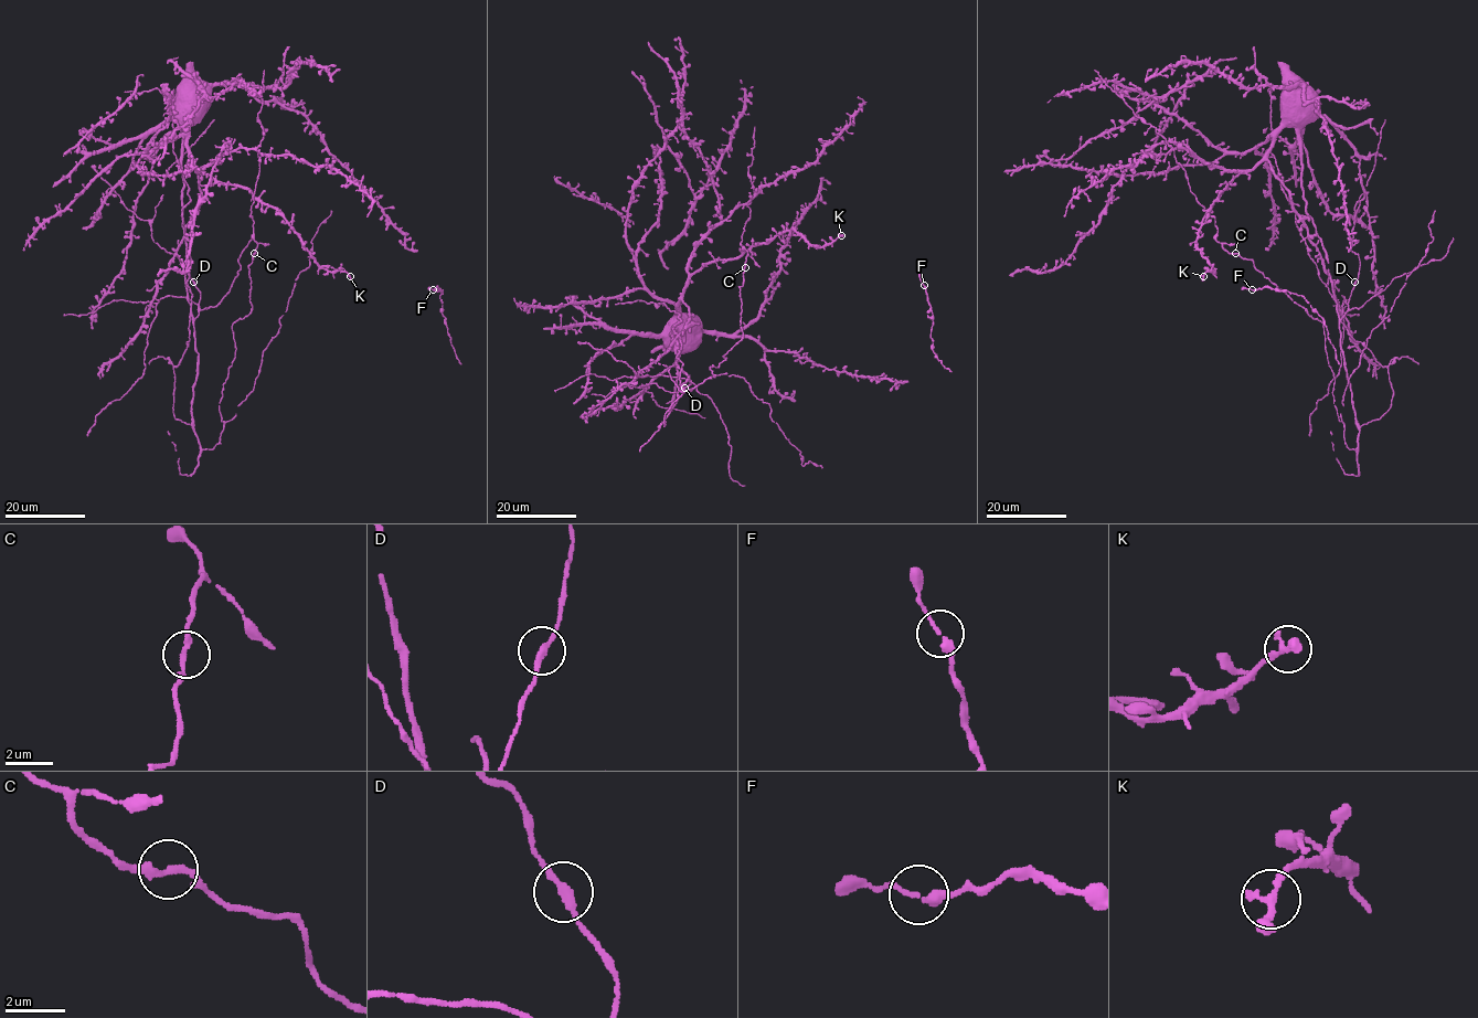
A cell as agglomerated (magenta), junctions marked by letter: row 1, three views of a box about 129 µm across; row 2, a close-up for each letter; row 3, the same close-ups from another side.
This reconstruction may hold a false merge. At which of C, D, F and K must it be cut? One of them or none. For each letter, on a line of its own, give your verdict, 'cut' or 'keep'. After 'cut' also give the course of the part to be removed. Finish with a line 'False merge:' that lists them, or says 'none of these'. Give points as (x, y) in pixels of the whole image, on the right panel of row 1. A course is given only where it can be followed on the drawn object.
C: keep
D: keep
F: keep
K: keep
False merge: none of these

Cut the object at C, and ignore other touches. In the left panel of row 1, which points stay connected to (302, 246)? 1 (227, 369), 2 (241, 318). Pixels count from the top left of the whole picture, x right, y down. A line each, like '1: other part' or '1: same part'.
1: other part
2: other part

